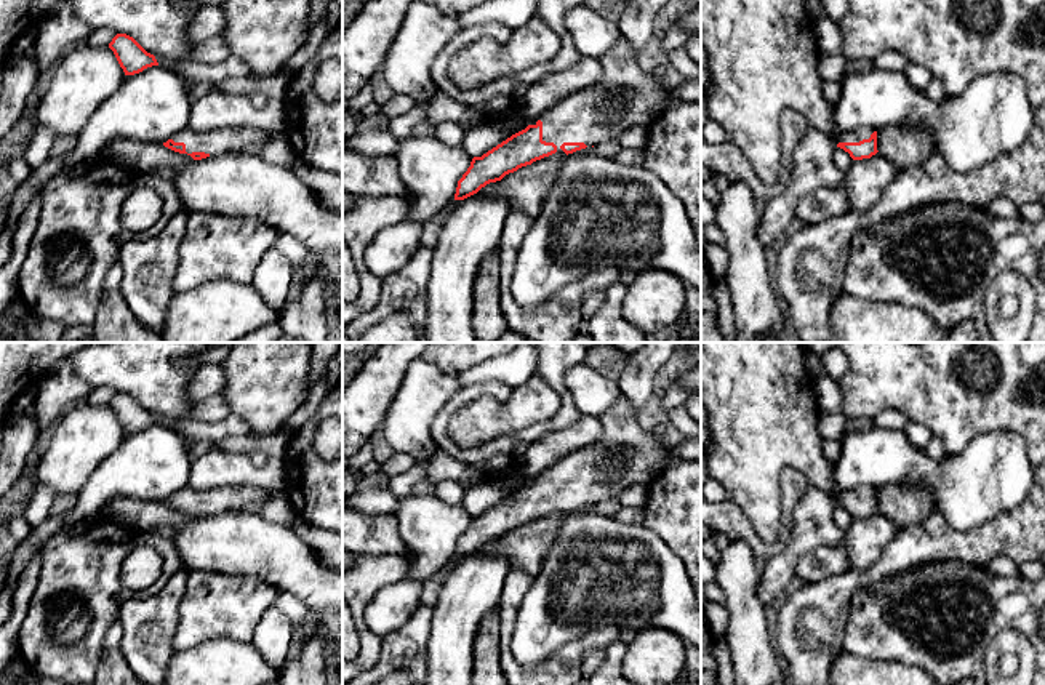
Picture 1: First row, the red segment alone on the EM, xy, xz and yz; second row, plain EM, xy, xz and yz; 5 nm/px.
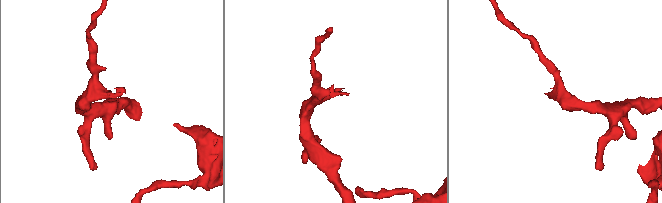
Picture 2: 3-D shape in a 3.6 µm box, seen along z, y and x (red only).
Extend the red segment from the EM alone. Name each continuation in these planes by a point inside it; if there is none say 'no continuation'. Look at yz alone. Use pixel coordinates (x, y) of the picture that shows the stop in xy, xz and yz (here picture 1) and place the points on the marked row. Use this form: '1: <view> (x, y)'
1: yz (858, 135)

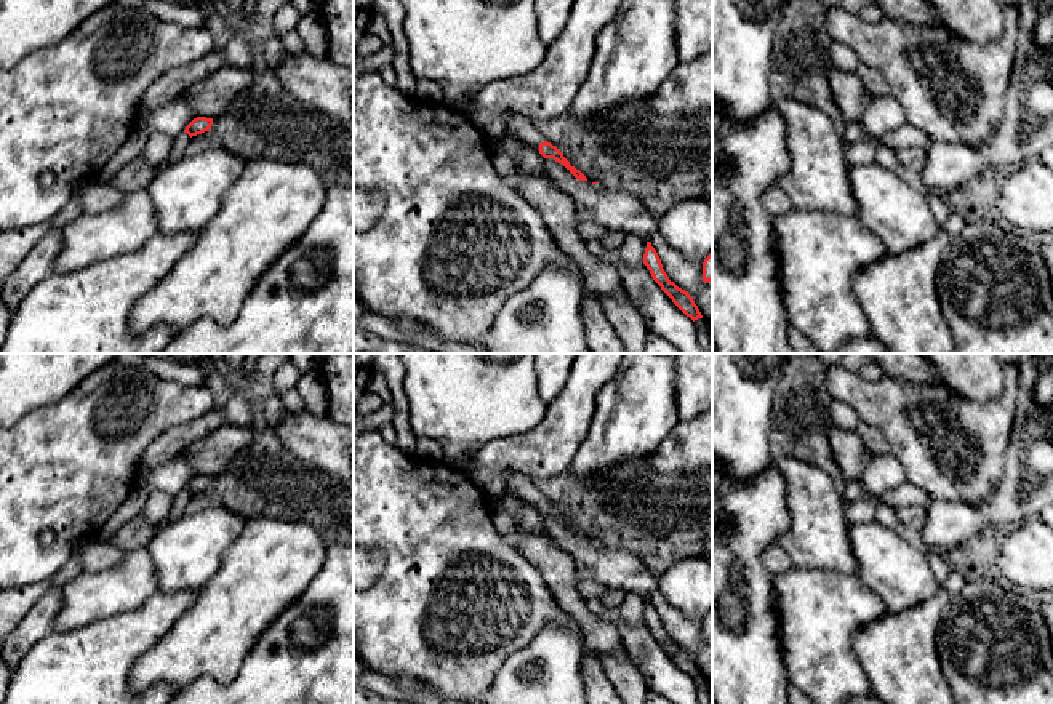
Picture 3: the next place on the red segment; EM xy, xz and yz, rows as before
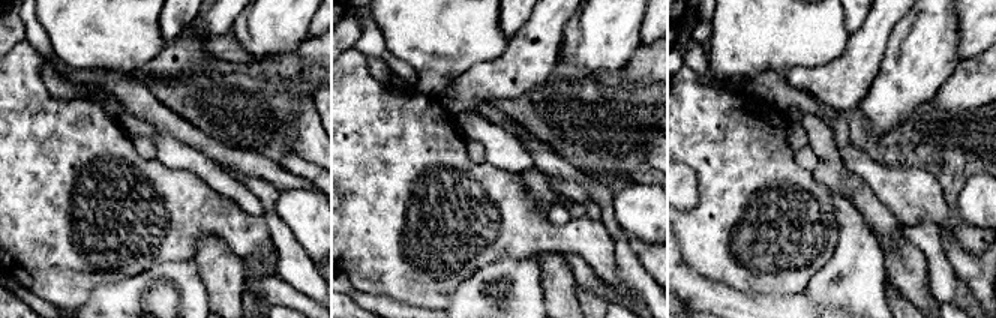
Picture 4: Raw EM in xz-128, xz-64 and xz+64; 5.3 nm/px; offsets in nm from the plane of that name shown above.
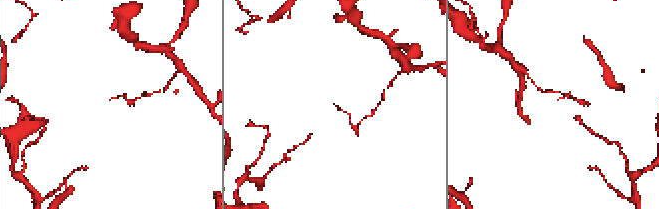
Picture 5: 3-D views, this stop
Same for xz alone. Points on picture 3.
1: xz (524, 128)

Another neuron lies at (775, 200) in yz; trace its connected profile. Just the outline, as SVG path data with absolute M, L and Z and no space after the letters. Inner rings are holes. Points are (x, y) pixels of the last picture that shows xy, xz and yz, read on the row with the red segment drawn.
M775 186L771 189L768 189L763 195L762 195L762 205L765 206L765 210L771 214L771 216L779 216L787 213L789 210L792 210L792 202L789 200L789 197L786 195L786 192Z

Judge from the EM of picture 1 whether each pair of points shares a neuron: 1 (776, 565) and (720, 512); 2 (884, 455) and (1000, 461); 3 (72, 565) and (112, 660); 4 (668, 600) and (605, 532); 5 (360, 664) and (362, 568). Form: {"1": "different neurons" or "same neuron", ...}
{"1": "different neurons", "2": "same neuron", "3": "different neurons", "4": "same neuron", "5": "same neuron"}

